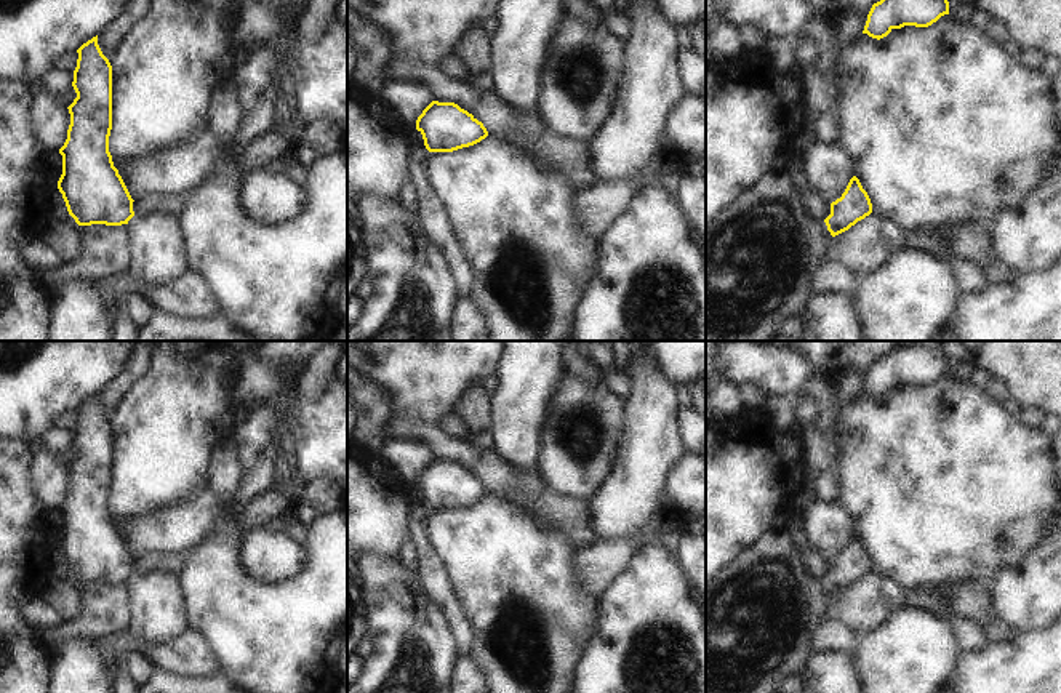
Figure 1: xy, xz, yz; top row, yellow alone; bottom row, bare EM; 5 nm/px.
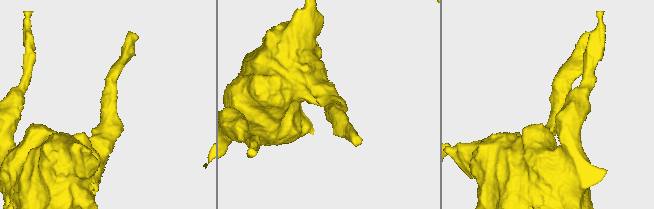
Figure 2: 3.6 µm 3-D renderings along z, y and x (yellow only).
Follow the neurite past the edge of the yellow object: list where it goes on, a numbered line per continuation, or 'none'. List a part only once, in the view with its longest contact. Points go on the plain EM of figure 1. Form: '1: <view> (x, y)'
none

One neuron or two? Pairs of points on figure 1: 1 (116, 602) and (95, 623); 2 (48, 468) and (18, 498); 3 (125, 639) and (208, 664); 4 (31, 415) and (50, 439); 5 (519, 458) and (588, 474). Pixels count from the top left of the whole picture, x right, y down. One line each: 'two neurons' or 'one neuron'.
1: one neuron
2: two neurons
3: one neuron
4: two neurons
5: two neurons

